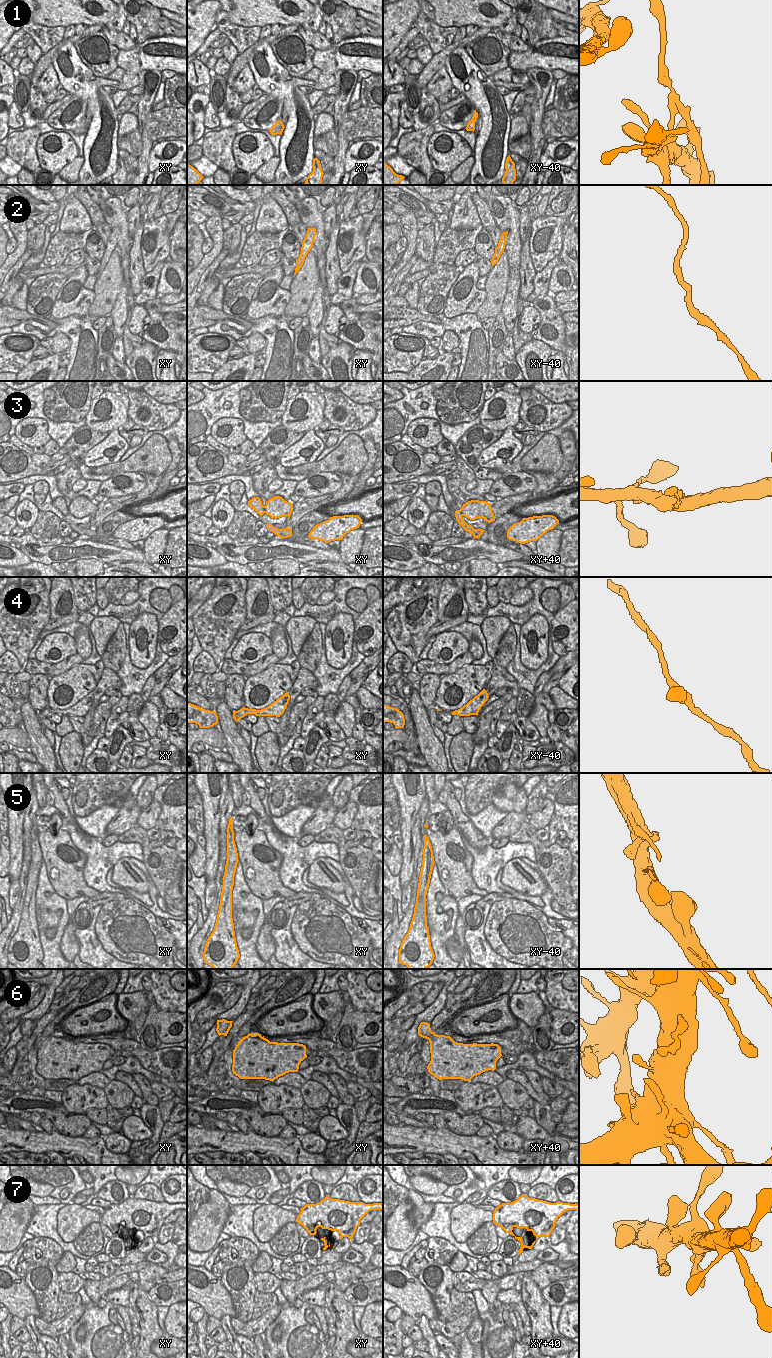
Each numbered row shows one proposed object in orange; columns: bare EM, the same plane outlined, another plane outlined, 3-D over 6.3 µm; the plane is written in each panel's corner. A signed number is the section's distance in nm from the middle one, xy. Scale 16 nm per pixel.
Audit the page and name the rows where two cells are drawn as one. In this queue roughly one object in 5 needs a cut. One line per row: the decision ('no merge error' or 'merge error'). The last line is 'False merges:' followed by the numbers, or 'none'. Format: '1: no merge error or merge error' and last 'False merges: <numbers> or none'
1: merge error
2: no merge error
3: no merge error
4: no merge error
5: no merge error
6: no merge error
7: no merge error
False merges: 1

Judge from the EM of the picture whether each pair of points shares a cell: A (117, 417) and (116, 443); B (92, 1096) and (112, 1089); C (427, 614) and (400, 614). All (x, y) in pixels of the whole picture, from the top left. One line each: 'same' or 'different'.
A: different
B: different
C: same

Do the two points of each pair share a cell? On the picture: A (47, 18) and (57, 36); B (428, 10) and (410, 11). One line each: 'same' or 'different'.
A: different
B: different

